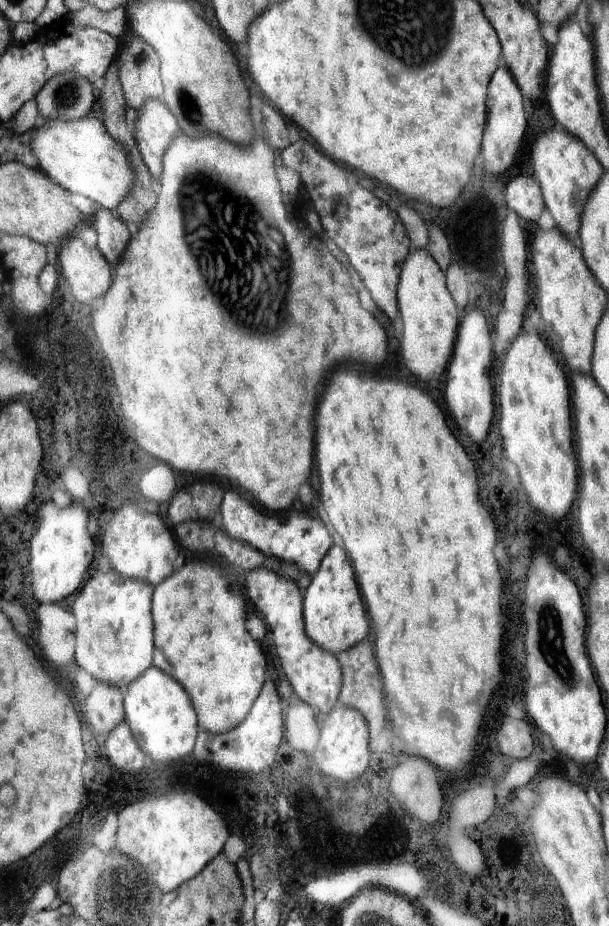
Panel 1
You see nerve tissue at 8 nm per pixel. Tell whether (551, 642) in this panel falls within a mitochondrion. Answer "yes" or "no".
yes

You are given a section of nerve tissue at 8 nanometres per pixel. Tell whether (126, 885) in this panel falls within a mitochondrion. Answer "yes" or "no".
yes

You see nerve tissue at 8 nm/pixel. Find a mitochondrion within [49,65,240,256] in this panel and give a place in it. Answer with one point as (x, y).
(190, 108)

